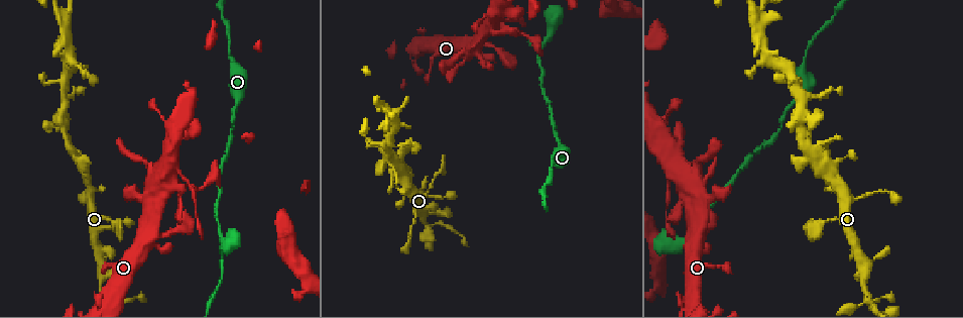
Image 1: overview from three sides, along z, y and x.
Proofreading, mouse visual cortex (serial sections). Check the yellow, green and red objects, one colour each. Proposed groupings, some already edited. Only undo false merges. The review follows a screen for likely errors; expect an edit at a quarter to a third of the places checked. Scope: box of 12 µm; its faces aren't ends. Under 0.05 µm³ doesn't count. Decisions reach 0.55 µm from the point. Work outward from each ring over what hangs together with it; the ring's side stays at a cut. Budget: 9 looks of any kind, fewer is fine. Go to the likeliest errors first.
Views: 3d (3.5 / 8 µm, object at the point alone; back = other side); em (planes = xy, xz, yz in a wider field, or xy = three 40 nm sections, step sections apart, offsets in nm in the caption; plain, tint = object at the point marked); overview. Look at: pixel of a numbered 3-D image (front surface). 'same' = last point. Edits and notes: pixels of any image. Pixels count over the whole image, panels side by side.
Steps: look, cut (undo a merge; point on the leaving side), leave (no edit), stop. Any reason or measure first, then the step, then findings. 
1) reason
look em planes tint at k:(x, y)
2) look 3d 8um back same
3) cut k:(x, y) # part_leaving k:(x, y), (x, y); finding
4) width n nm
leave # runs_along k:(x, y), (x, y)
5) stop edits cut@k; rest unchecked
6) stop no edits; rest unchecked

branch point
look 3d 3.5um at 1:(870, 299)

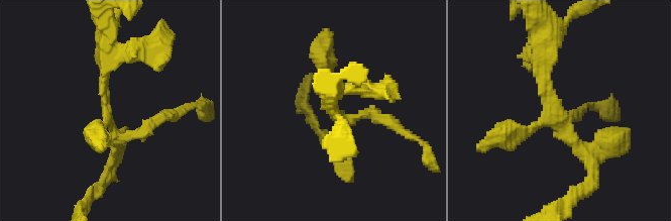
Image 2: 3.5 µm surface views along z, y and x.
leave # runs_along 2:(542, 46), (565, 130), (598, 148); continuous, no second cell

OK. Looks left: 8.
calibre changes
look 3d 8um at 1:(230, 54)

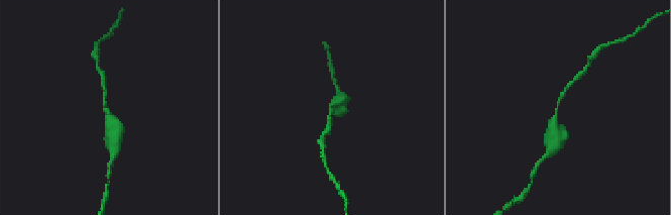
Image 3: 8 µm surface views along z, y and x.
closer look
look 3d 3.5um back at 3:(107, 108)

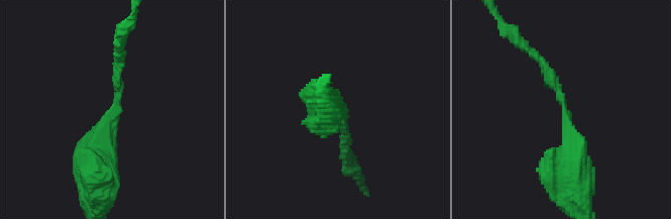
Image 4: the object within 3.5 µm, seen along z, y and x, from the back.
arm_widths 150, 400 nm
look em xy step 3 tint at 4:(564, 109)

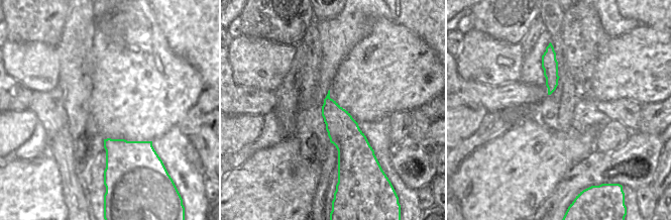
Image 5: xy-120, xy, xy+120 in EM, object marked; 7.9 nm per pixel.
leave # runs_along 5:(550, 47), (550, 90); all the same cell

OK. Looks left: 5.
branch point
look 3d 3.5um at 1:(223, 239)

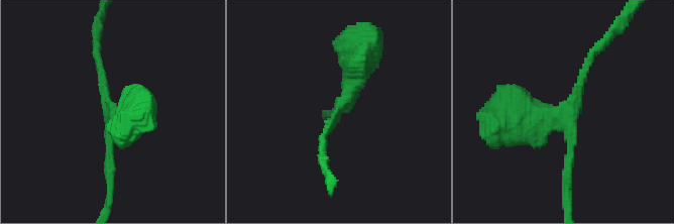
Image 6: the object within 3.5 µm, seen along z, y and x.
arms 3; arm_widths 150, 150, 350 nm
look em xy step 1 tint at 6:(110, 112)

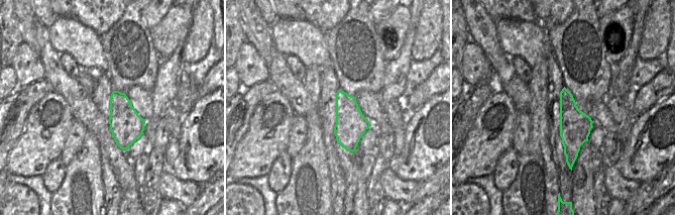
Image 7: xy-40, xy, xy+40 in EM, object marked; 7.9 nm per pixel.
width 240 nm
leave # runs_along 6:(593, 51), (573, 111), (514, 117); continuous, no second cell

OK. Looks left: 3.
sharp bend
look 3d 3.5um back at 1:(389, 144)

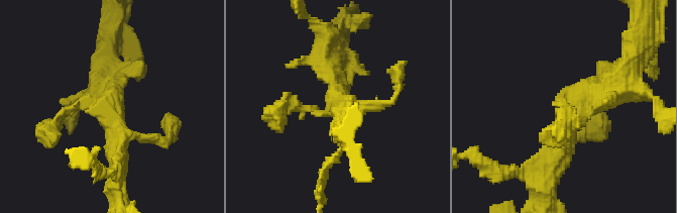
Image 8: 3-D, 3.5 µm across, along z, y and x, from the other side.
look em xy step 2 tint at 8:(113, 111)

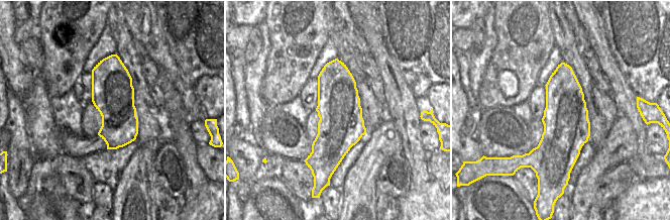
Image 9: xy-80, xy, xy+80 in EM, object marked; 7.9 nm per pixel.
leave # one cell here

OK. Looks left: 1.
stop no edits; rest unchecked

